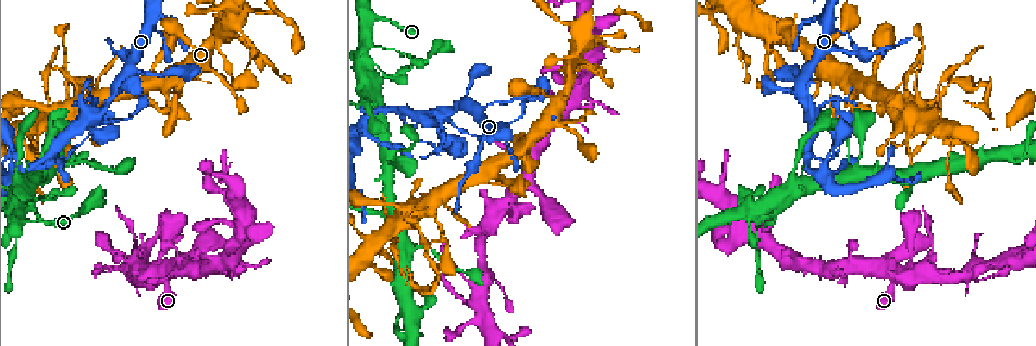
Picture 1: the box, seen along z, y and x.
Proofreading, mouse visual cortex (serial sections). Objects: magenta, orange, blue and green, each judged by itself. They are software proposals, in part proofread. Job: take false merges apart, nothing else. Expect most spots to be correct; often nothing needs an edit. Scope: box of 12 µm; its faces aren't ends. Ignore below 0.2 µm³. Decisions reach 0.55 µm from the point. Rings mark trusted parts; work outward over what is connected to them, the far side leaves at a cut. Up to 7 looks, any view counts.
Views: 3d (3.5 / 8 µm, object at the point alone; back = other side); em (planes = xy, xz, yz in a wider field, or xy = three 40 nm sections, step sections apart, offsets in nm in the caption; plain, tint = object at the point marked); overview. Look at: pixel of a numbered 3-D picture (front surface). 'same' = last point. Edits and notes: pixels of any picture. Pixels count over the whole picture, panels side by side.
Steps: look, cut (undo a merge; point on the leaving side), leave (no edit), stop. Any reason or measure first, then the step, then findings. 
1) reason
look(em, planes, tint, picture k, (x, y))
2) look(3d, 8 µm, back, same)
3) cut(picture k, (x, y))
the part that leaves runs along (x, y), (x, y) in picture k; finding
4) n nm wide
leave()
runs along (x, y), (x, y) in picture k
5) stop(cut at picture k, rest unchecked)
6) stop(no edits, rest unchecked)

thick turns thin
look(3d, 3.5 µm, picture 1, (98, 133))

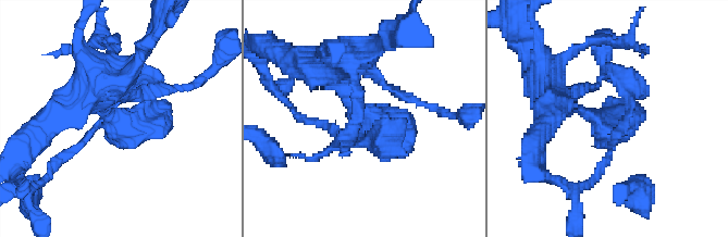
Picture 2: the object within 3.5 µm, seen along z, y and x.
need the tissue
look(em, xy, step 1, tint, picture 2, (119, 124))

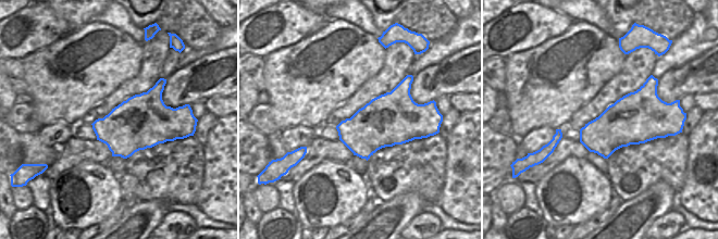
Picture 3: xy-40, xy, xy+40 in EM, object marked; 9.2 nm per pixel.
leave()
runs along (336, 58), (347, 99), (390, 140) in picture 2; continuous, no second cell

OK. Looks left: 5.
sudden change in width
look(3d, 3.5 µm, picture 1, (809, 172))

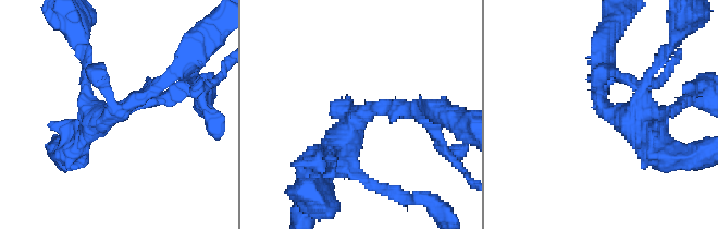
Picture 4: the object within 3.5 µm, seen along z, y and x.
look(em, xy, step 3, tint, picture 4, (120, 110))

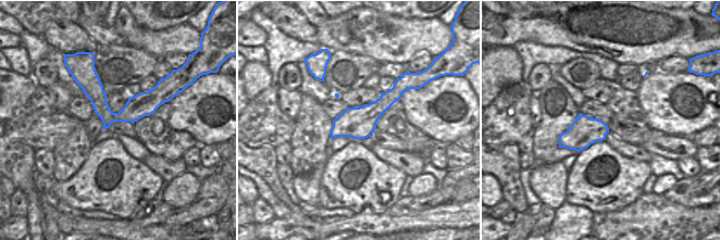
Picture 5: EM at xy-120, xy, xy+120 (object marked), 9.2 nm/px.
leave()
runs along (79, 80), (111, 116), (165, 98) in picture 5; one cell here

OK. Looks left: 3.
look(3d, 8 µm, picture 1, (69, 105))

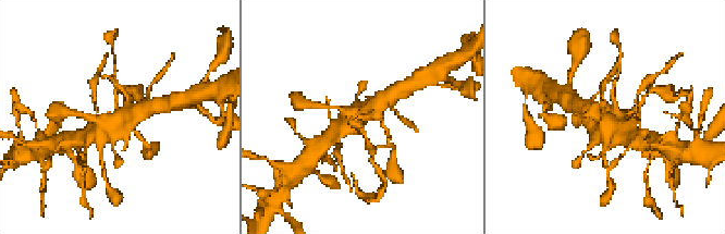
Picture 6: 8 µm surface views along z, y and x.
look(em, planes, tint, picture 6, (115, 114))

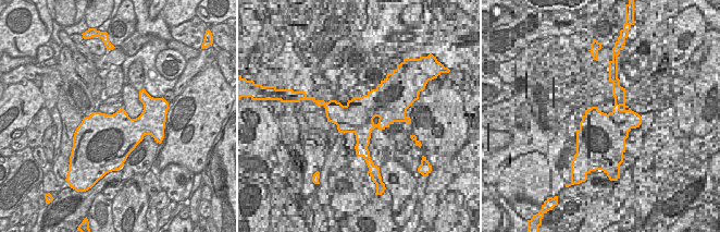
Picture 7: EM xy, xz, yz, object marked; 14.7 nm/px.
leave()
runs along (384, 99), (339, 131) in picture 6; one cell here

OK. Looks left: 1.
stop(no edits, rest unchecked)

